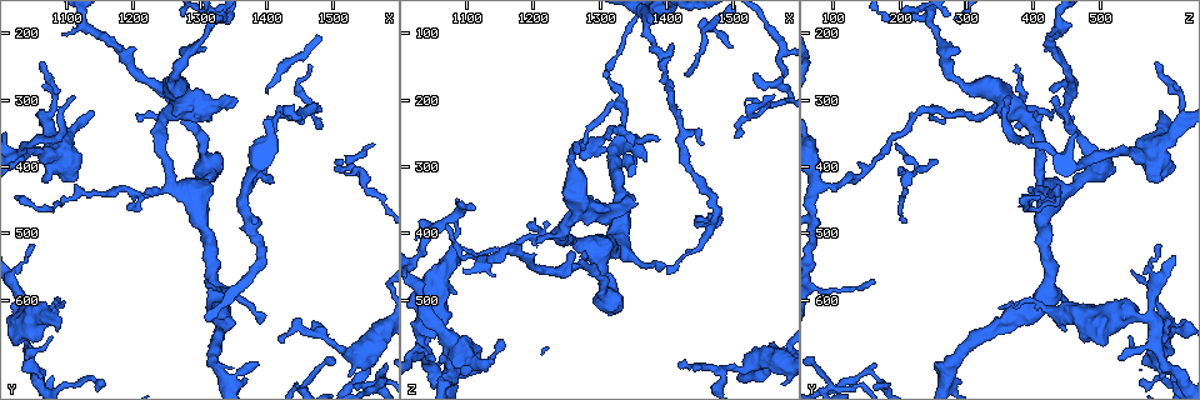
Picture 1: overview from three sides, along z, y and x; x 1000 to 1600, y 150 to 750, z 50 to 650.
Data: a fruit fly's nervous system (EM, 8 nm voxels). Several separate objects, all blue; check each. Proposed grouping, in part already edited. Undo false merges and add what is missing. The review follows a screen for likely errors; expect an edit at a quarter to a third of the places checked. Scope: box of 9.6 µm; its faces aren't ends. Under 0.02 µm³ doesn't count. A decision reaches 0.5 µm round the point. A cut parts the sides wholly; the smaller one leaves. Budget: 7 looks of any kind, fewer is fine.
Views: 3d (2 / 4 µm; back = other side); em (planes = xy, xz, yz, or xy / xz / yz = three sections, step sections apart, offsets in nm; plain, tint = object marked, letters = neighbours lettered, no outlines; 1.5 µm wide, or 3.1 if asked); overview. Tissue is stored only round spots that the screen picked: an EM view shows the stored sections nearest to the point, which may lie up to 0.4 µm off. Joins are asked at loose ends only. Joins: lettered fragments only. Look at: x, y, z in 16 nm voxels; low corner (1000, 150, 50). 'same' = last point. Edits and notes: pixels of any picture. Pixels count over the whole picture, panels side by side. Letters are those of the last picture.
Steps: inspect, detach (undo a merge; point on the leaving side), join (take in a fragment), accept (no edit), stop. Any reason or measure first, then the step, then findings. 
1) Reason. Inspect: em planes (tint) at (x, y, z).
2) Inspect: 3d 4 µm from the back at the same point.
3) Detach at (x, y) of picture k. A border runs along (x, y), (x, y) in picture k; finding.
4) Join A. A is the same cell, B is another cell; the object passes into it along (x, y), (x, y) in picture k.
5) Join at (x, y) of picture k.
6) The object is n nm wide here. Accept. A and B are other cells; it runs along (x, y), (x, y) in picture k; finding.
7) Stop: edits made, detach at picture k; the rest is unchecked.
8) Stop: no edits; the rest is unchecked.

Thin neck. Inspect: 3d 4 µm at (1070, 360, 380).

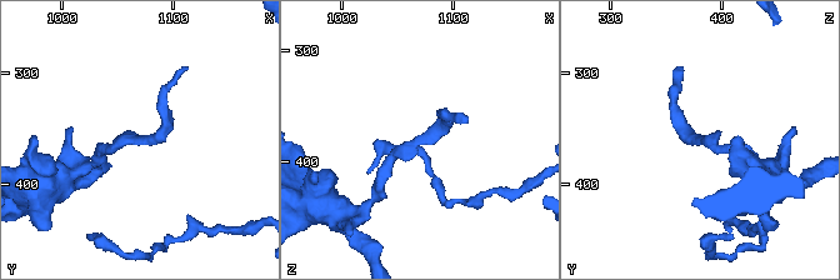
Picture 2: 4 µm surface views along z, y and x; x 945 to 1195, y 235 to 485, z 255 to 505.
Inspect: em xy step 4 (letters) at (1070, 360, 386).

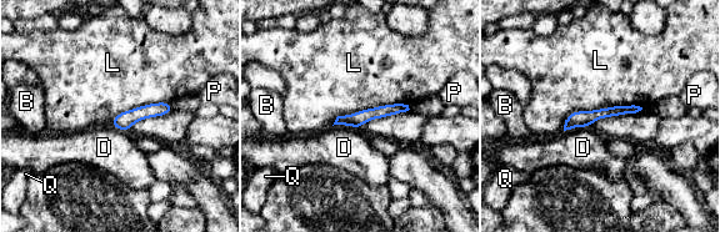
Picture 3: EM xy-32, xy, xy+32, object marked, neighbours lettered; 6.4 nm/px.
Inspect: em yz step 8 (letters) at the same point.

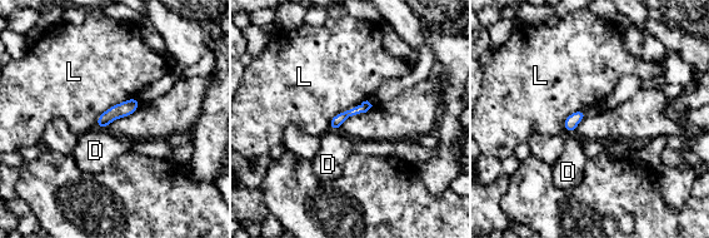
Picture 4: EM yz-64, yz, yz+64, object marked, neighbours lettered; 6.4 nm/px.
The object is 80 nm wide here. Accept. D and L are other cells; it runs along (135, 102), (99, 123) in picture 4; continuous, no second neuron.

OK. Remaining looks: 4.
An open end. Inspect: 3d 4 µm at (1355, 295, 360).

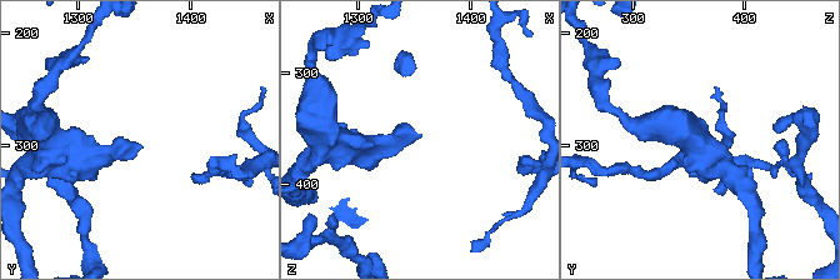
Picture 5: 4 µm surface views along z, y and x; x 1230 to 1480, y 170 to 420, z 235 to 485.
Inspect: em planes (tint) at (1354, 296, 354).

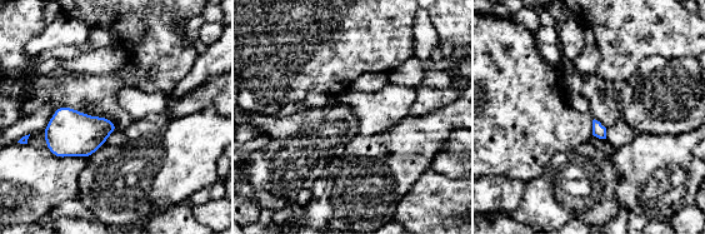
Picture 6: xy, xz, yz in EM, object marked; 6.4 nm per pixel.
Inspect: em planes (letters) at the same point.

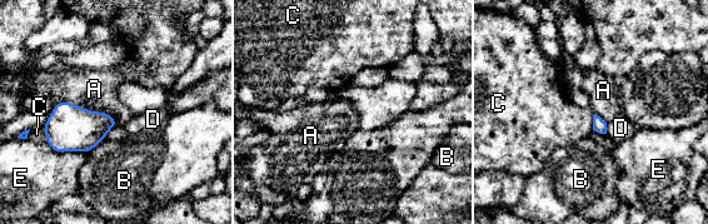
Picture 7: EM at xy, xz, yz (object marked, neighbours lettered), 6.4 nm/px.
The longest contact is with A, 320 nm. Accept. A, B, C, D and E are other cells; none of them fits.

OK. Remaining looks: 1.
Stop: no edits; the rest is unchecked.

